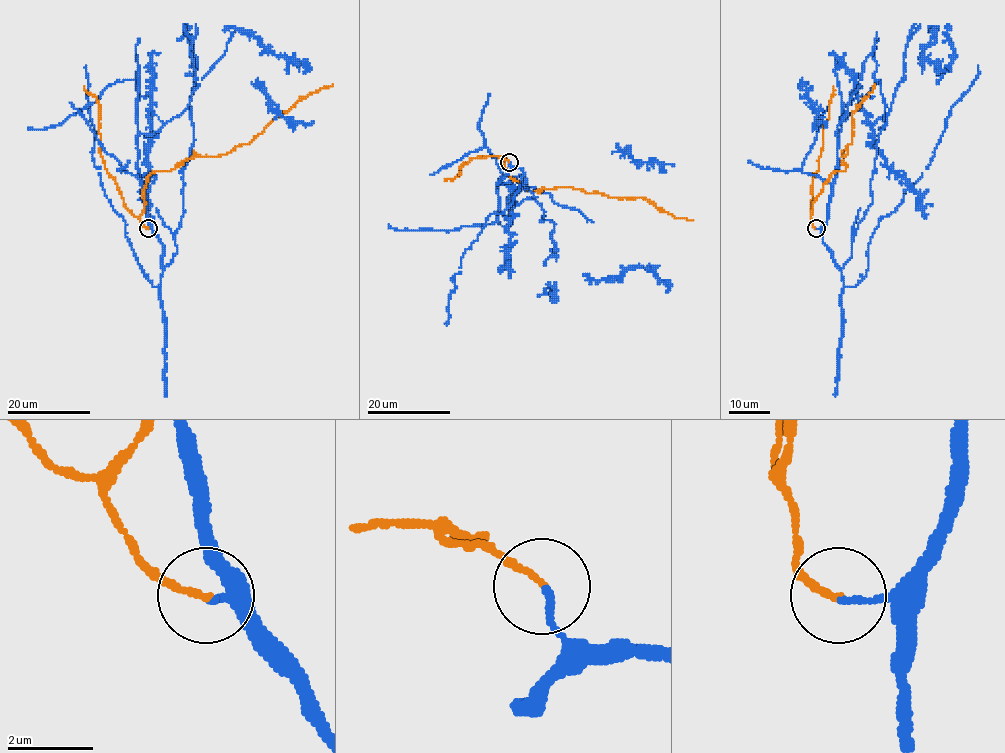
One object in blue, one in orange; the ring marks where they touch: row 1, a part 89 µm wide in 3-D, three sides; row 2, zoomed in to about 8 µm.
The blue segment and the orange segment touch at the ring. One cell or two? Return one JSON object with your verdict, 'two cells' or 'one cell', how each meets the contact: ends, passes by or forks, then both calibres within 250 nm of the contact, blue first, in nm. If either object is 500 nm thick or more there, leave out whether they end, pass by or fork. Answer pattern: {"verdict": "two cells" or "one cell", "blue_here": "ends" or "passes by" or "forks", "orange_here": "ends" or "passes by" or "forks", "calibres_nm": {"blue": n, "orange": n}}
{"verdict": "one cell", "blue_here": "ends", "orange_here": "ends", "calibres_nm": {"blue": 150, "orange": 140}}

